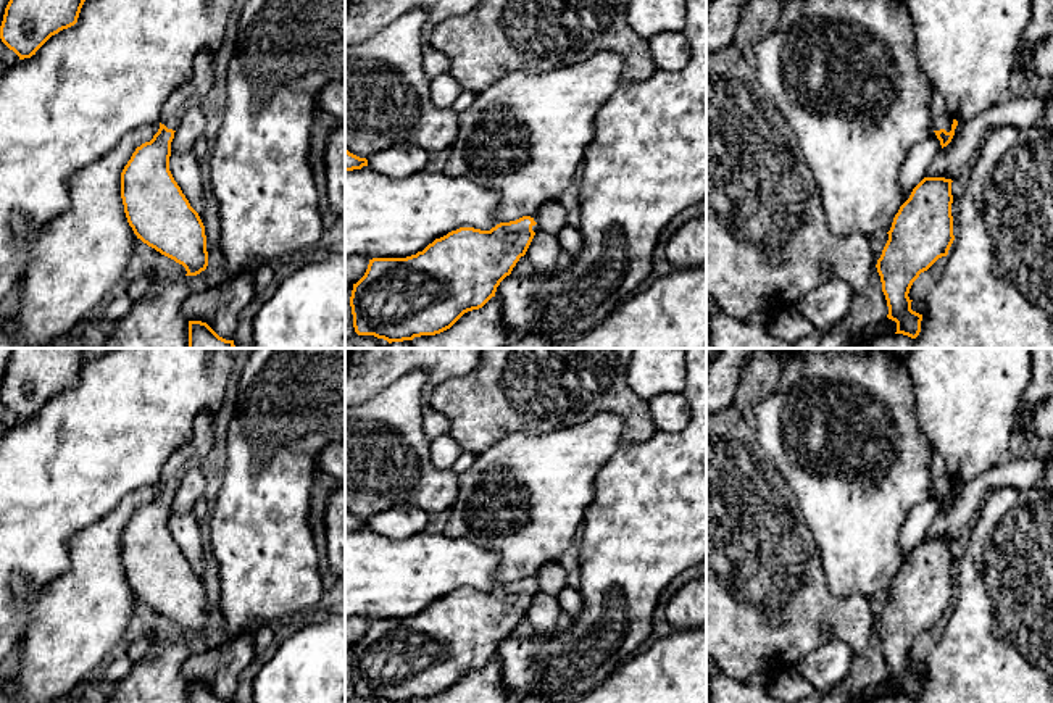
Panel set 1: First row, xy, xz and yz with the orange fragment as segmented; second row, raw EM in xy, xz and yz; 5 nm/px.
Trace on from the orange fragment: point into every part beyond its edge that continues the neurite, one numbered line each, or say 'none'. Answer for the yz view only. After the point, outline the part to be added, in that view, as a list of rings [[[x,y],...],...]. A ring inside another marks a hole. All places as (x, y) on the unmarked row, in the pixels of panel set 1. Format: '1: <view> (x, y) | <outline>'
1: yz (942, 481) | [[[935,453],[932,455],[932,460],[930,460],[930,476],[932,476],[932,484],[935,492],[940,492],[940,490],[945,490],[947,493],[951,492],[953,477],[948,474],[942,456]]]

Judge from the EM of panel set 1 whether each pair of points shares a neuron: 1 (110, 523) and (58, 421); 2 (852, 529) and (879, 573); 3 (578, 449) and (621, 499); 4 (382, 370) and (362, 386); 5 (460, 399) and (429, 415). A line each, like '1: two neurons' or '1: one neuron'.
1: two neurons
2: one neuron
3: two neurons
4: one neuron
5: two neurons

